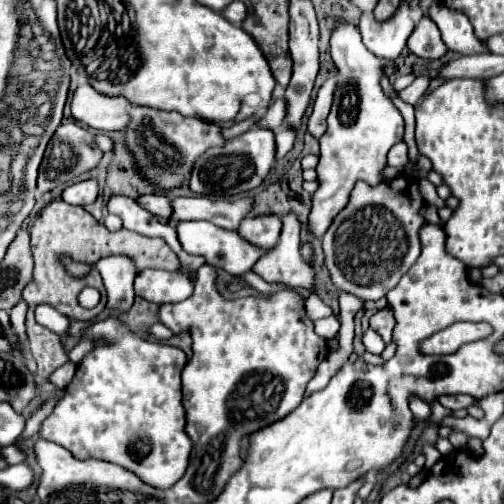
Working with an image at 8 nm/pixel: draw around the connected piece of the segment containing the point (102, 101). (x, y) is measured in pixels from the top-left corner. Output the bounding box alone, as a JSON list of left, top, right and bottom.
[70,84,128,130]

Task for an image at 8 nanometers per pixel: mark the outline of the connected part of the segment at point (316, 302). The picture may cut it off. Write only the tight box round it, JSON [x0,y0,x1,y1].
[306,294,332,322]

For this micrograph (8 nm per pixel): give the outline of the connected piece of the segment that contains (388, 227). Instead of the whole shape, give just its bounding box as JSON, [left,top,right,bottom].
[322,176,426,302]

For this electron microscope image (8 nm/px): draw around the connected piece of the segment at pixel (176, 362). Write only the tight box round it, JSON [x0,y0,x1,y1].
[40,318,192,490]

